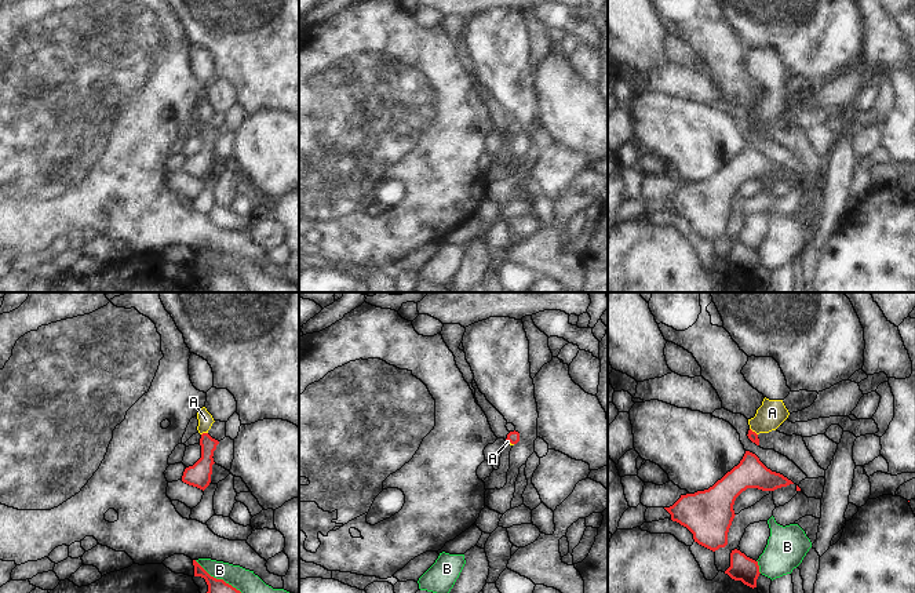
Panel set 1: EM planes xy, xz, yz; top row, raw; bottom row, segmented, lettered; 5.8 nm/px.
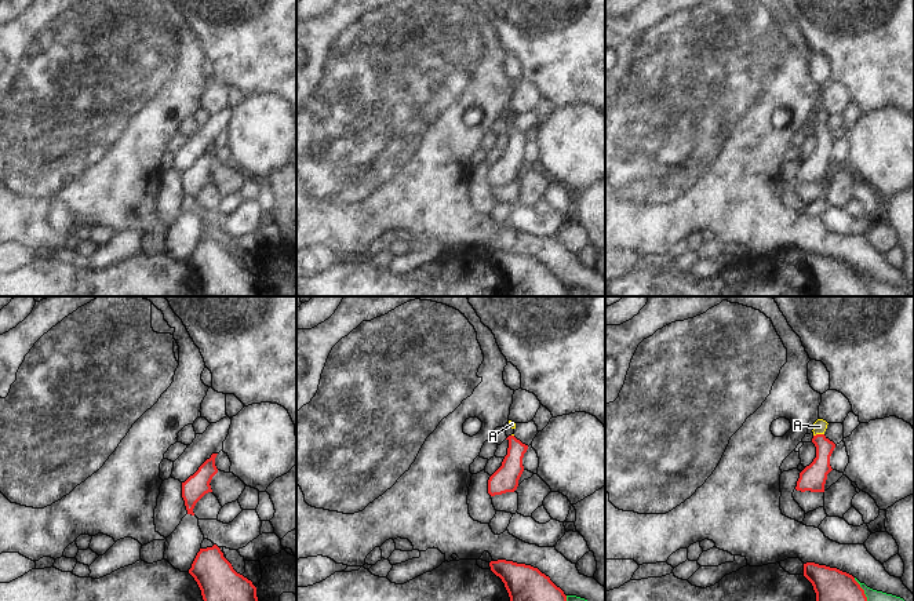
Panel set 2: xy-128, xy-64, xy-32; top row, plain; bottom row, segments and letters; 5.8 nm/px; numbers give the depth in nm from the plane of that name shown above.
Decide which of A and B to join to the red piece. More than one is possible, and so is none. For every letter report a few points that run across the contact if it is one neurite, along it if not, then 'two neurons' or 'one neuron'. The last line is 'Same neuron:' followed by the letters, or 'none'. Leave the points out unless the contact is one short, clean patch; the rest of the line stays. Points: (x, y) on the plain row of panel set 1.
A: line yz (753, 127), (754, 123), (772, 104); one neuron
B: two neurons
Same neuron: A

